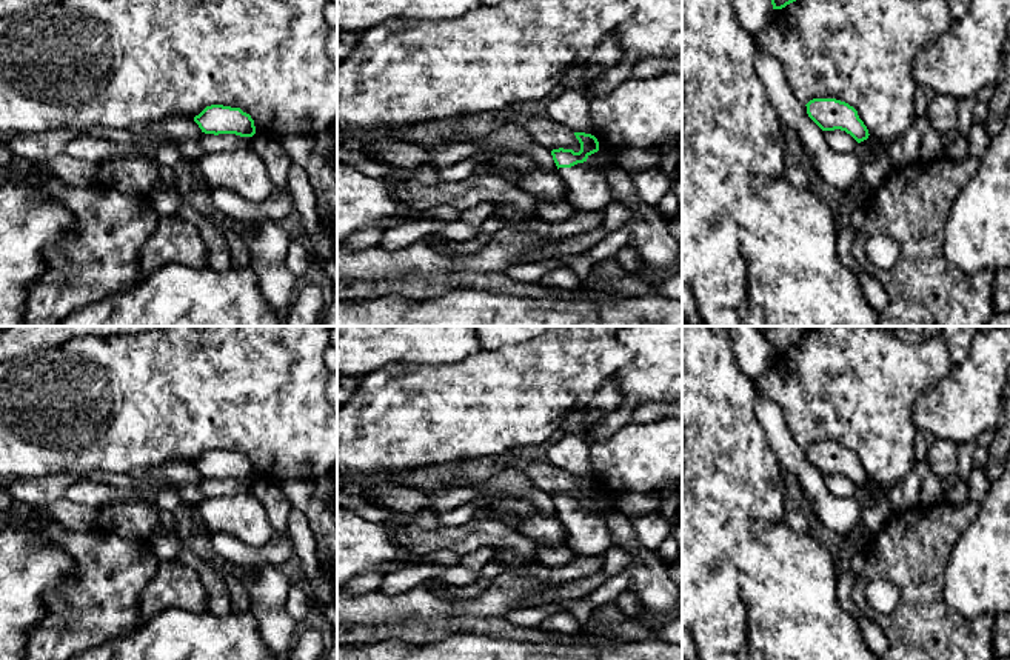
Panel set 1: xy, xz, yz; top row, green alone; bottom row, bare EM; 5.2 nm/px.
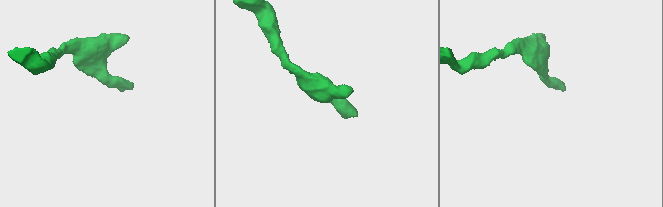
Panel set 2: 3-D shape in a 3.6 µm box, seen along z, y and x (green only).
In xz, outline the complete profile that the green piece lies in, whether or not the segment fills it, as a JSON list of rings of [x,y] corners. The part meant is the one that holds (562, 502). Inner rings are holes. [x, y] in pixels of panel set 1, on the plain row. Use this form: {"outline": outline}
{"outline": [[[574,477],[574,480],[580,488],[579,497],[574,497],[573,494],[564,494],[564,492],[551,495],[557,514],[571,512],[577,508],[584,508],[591,498],[599,495],[599,486],[594,480],[585,477]]]}

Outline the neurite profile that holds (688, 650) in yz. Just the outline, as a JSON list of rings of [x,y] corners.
[[[682,628],[682,660],[701,660],[691,634]]]

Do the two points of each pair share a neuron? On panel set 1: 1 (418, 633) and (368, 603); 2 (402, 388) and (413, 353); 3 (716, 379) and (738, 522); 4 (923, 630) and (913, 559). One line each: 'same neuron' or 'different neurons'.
1: different neurons
2: different neurons
3: different neurons
4: same neuron

